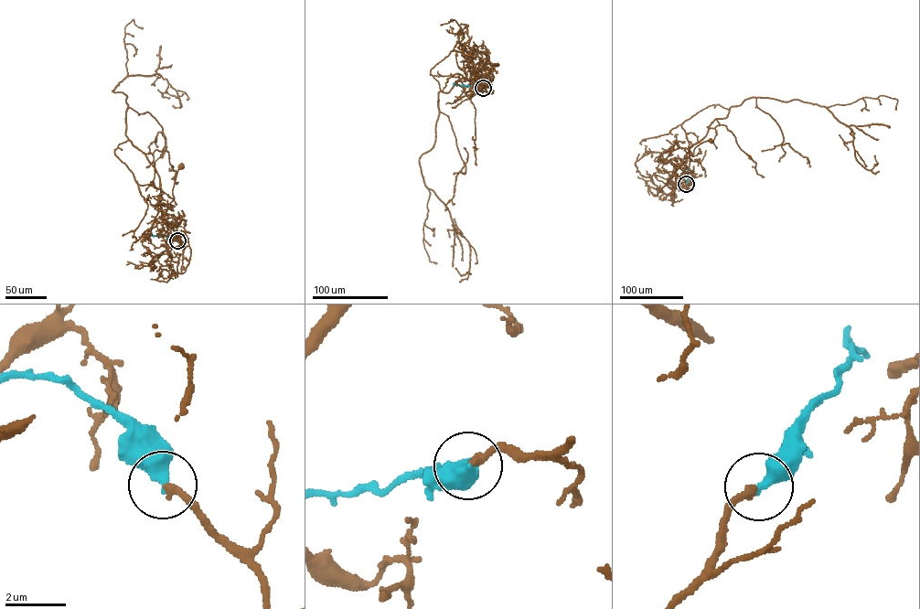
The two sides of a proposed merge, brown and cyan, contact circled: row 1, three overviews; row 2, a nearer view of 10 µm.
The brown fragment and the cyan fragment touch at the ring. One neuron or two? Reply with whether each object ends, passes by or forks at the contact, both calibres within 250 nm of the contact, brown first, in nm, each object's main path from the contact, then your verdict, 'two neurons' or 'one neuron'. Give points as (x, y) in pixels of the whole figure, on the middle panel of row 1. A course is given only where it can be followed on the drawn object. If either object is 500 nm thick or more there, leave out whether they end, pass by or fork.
brown ends there; cyan ends there; 280 nm thick on the brown side, 480 nm on the other; brown runs (483, 88), (476, 80), (471, 93), (475, 84), (471, 72), (482, 75), (489, 85); cyan runs (483, 89), (453, 83); one neuron

